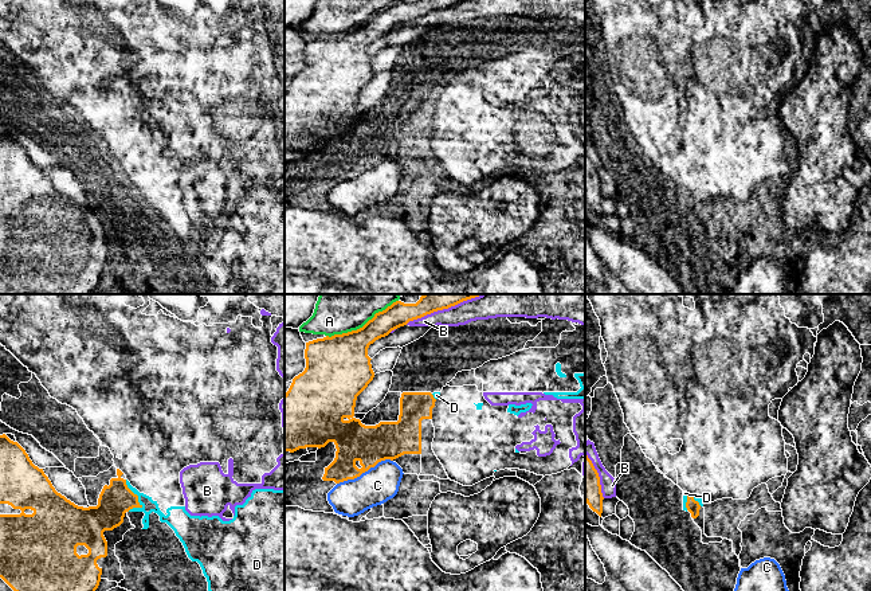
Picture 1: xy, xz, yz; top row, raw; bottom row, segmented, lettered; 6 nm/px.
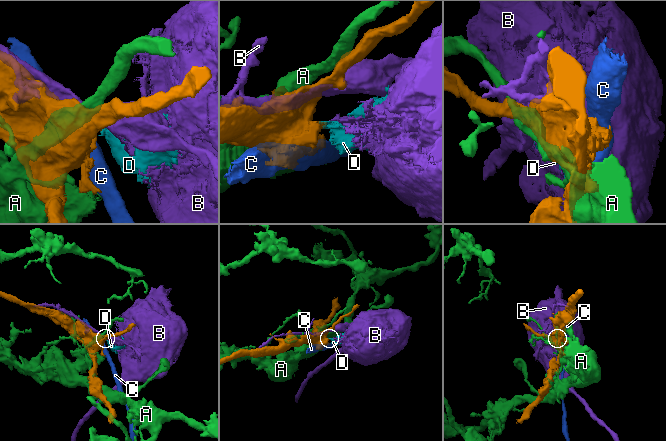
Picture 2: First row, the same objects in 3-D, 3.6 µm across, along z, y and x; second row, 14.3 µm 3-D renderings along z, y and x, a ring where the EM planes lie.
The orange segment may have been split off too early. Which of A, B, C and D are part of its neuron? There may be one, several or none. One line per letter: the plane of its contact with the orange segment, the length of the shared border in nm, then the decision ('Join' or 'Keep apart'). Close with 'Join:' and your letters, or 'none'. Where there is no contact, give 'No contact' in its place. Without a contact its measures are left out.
A: Touches orange in xz. Shared border 480 nm. Keep apart
B: Touches orange in xz. Shared border 380 nm. Keep apart
C: Touches orange in xz. Shared border 360 nm. Keep apart
D: Touches orange in xy. Shared border 200 nm. Keep apart
Join: none

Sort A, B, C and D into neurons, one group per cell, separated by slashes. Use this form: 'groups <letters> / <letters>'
groups A / B D / C

